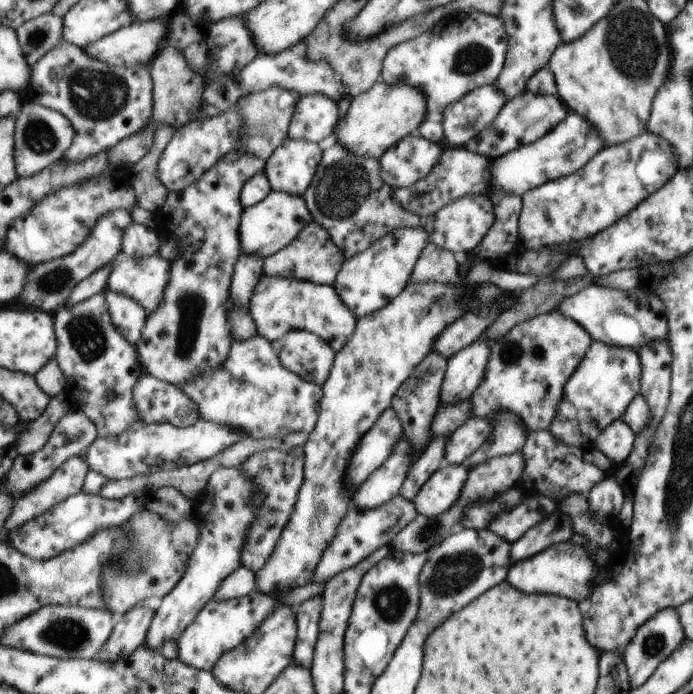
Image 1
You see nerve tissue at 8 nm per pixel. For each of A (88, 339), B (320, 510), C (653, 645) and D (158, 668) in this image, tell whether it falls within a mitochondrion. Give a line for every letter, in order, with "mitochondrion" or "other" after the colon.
A: mitochondrion
B: mitochondrion
C: mitochondrion
D: other

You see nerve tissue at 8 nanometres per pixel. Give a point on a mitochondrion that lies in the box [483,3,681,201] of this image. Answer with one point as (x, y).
(632, 48)

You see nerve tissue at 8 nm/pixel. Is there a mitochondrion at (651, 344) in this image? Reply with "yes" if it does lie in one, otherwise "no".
no

